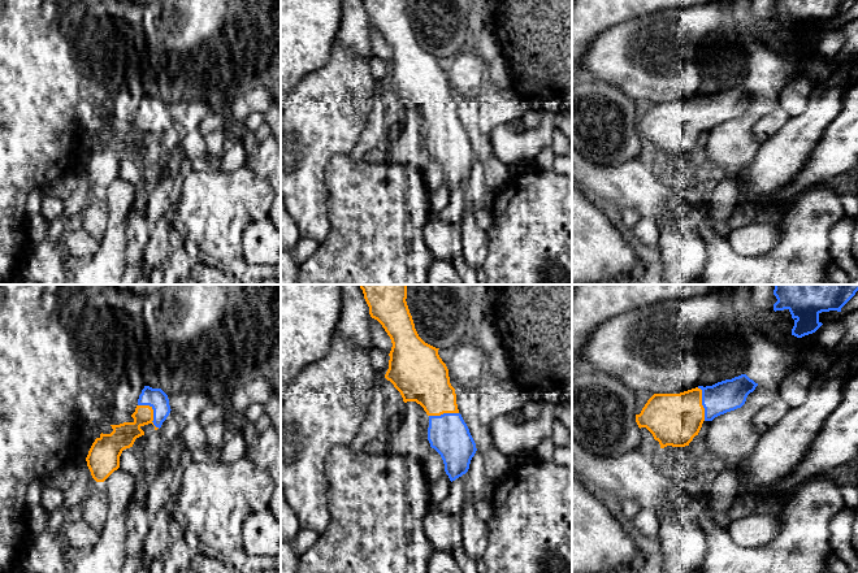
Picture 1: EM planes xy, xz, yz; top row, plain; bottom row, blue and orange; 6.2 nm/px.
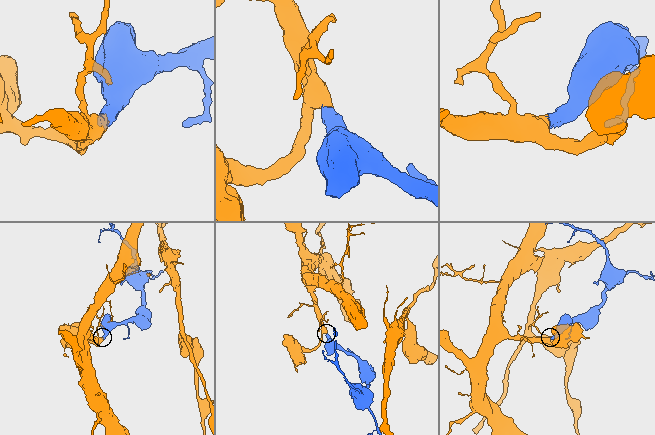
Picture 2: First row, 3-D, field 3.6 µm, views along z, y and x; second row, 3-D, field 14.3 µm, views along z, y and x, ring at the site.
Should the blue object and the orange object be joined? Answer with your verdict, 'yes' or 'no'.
yes

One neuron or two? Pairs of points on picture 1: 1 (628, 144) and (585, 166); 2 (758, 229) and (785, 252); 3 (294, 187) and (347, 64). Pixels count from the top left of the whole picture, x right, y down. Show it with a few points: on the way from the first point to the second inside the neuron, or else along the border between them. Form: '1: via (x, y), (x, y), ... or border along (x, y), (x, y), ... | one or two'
1: border along (585, 157), (606, 165), (620, 165), (625, 161) | two
2: border along (778, 222), (776, 244), (765, 254), (746, 255) | two
3: via (300, 156), (300, 137), (339, 95) | one

